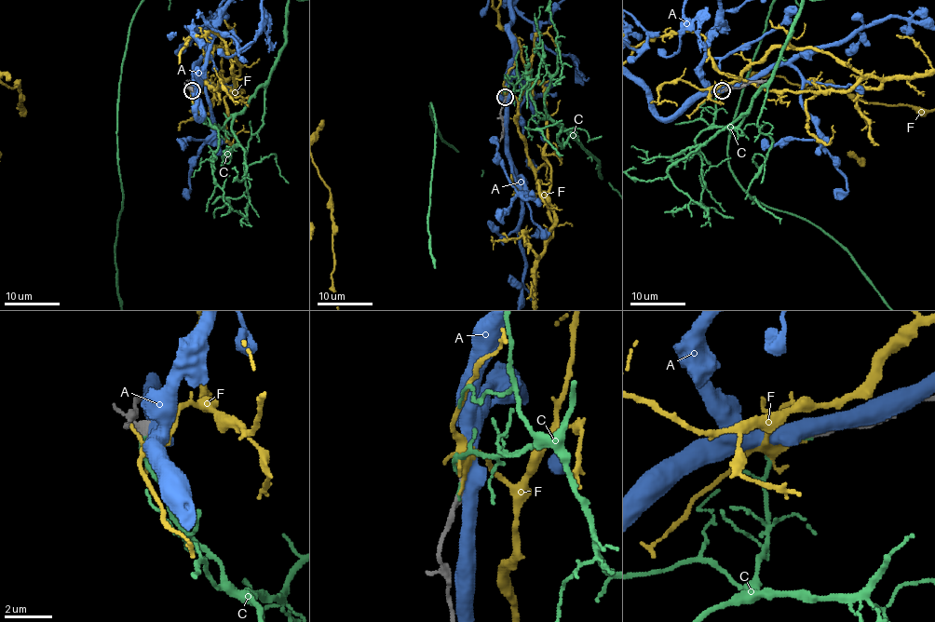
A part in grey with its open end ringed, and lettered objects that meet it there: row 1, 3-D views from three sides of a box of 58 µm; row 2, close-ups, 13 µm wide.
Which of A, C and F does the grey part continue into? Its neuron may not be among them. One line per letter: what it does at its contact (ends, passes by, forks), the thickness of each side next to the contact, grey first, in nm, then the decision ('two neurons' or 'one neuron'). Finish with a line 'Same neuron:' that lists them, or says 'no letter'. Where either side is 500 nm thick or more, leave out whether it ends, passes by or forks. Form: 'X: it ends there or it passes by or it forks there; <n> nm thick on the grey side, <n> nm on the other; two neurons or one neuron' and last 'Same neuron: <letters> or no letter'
A: 260 nm thick on the grey side, 550 nm on the other; two neurons
C: it ends there; 240 nm thick on the grey side, 150 nm on the other; one neuron
F: it ends there; 200 nm thick on the grey side, 360 nm on the other; two neurons
Same neuron: C

